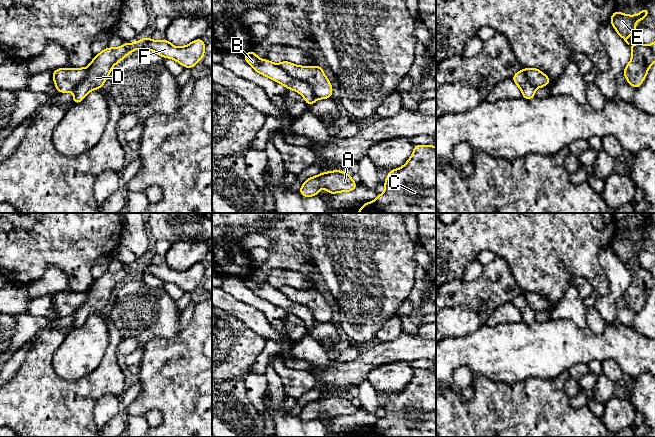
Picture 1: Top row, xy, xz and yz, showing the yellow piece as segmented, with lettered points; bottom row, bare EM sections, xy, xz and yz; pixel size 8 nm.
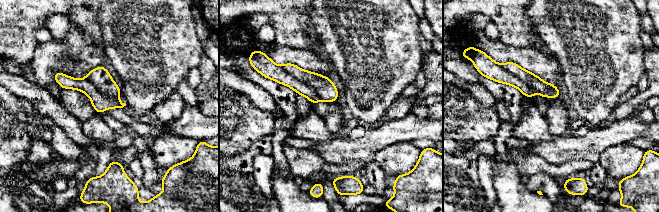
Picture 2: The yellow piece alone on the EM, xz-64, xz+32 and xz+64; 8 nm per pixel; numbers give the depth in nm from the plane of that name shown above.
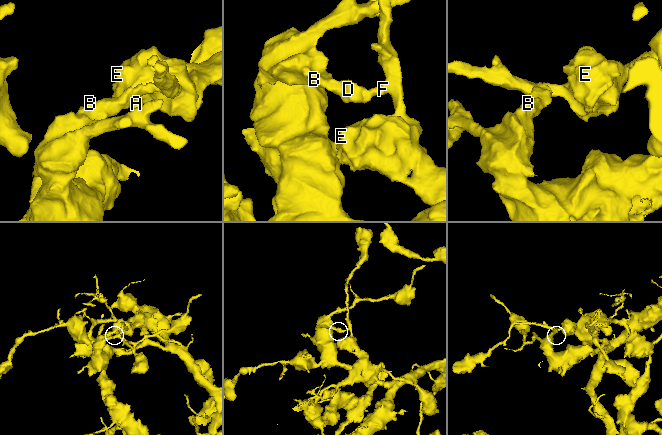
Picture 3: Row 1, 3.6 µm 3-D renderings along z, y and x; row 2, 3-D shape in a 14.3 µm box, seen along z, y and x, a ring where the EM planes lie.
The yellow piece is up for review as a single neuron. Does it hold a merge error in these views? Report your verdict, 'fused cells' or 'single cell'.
fused cells

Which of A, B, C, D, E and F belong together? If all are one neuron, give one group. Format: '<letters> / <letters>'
A B C E F / D

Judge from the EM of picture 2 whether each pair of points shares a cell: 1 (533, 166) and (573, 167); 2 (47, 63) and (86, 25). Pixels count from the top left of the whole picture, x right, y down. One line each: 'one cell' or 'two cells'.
1: one cell
2: one cell

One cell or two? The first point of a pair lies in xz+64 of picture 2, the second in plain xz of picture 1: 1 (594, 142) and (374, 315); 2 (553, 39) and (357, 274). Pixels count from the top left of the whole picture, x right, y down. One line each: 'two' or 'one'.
1: two
2: one

